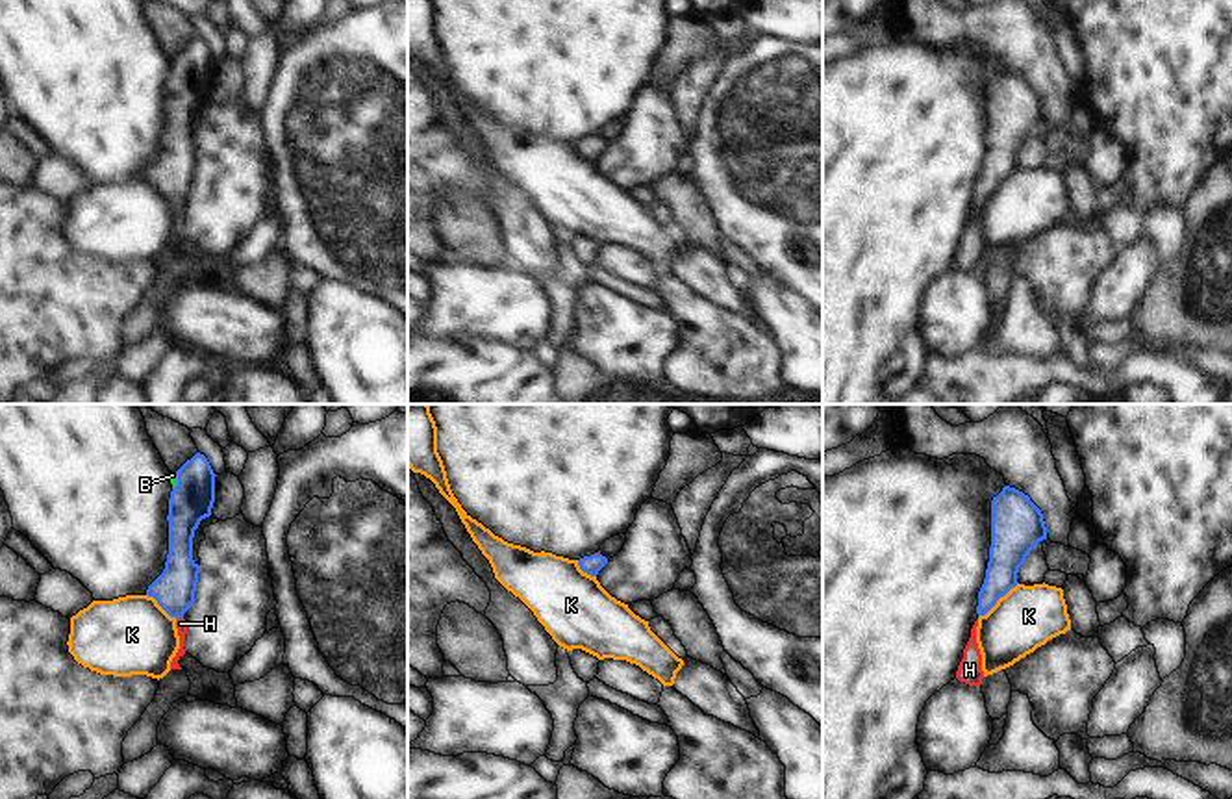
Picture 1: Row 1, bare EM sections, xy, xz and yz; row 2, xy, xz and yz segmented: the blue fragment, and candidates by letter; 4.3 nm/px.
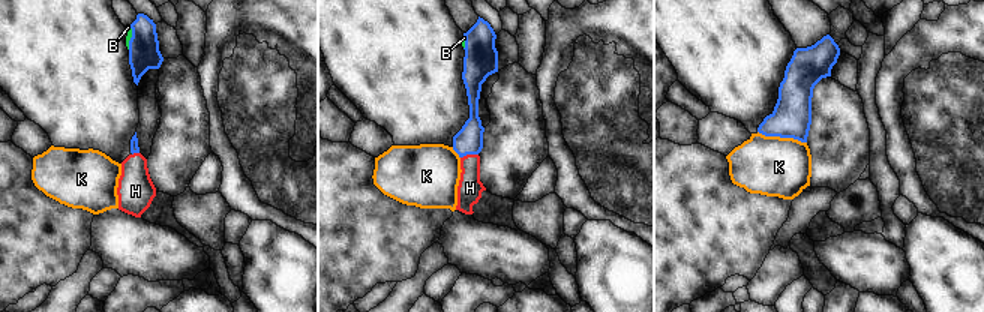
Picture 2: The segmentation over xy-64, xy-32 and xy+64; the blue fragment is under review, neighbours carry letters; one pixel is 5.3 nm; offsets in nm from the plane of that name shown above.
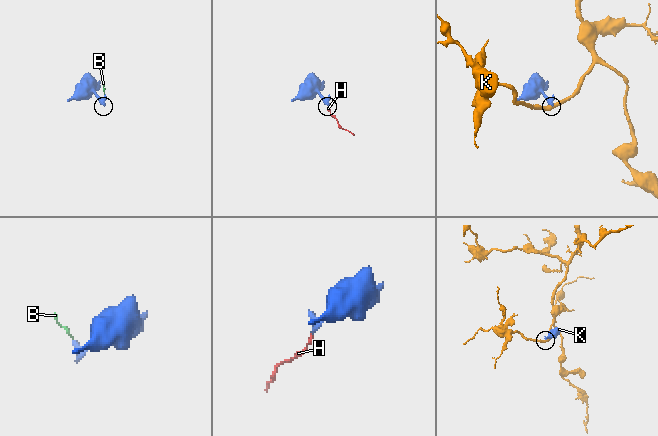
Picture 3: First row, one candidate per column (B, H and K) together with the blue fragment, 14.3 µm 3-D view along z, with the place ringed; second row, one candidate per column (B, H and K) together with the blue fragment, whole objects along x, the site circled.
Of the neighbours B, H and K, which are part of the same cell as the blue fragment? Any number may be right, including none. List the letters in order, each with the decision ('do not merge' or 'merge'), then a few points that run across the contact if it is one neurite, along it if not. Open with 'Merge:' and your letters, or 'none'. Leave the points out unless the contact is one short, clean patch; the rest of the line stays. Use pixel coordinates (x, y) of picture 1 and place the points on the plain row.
Merge: B, H
B: merge; line xy (191, 86), (191, 78), (178, 65), (173, 60)
H: merge; line xy (175, 173), (178, 202), (180, 208)
K: do not merge; line yz (1018, 167), (979, 202)

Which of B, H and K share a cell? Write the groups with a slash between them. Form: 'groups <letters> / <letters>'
groups B H / K

